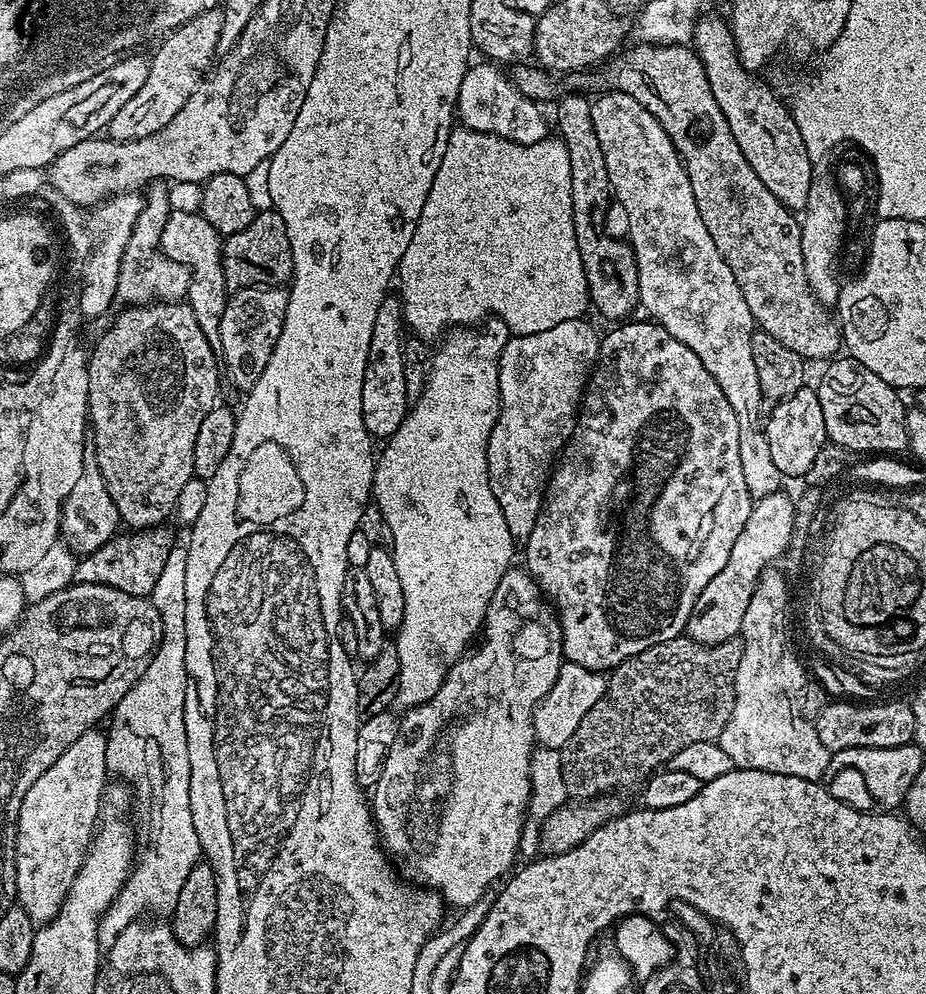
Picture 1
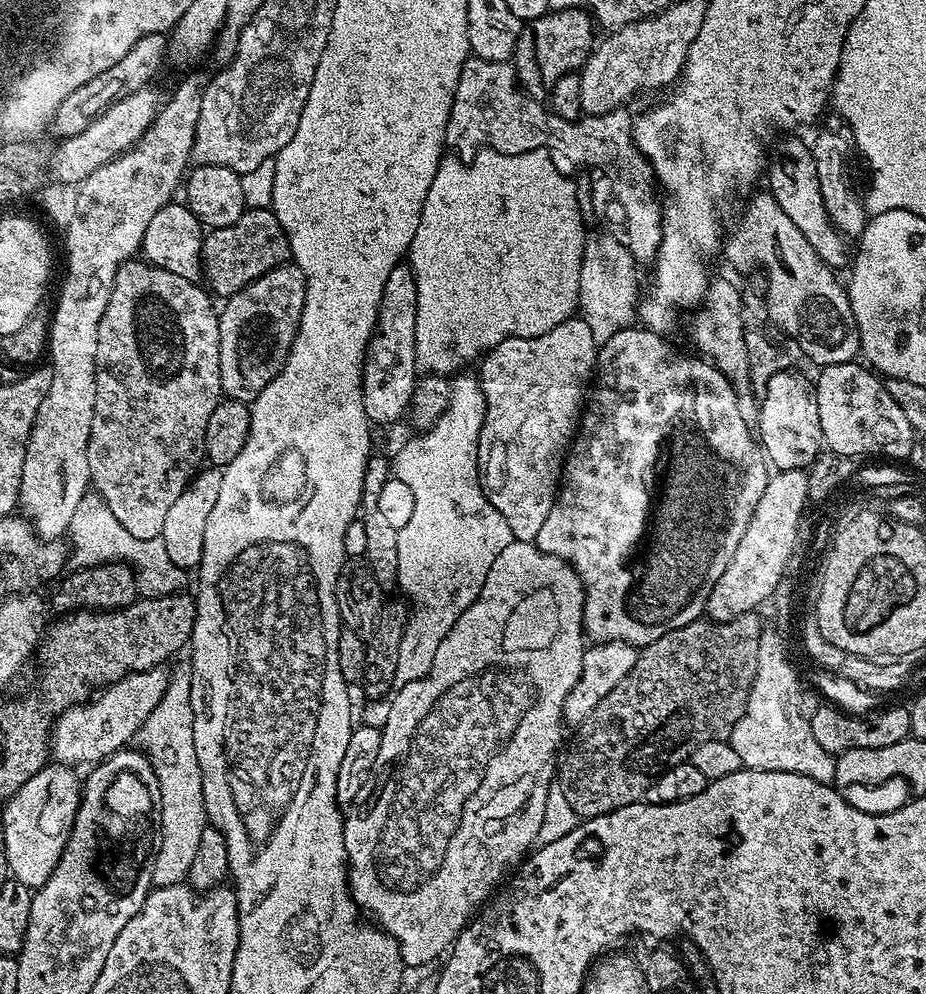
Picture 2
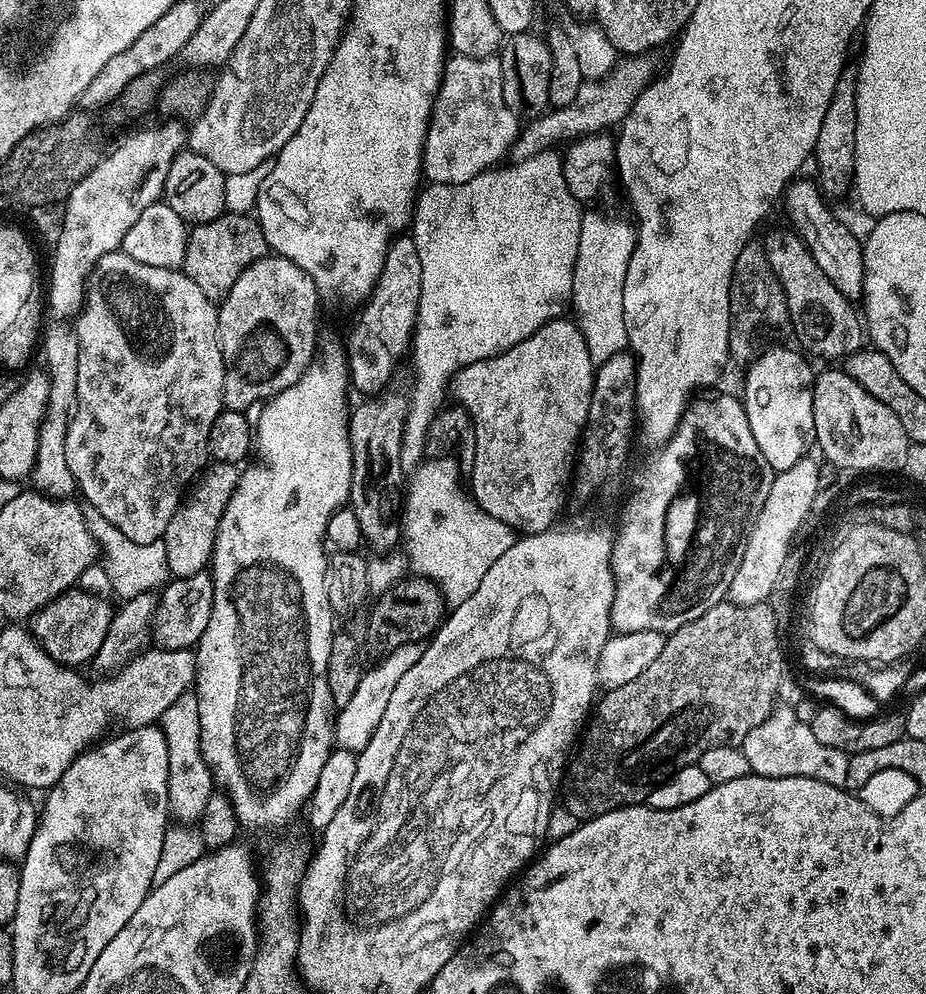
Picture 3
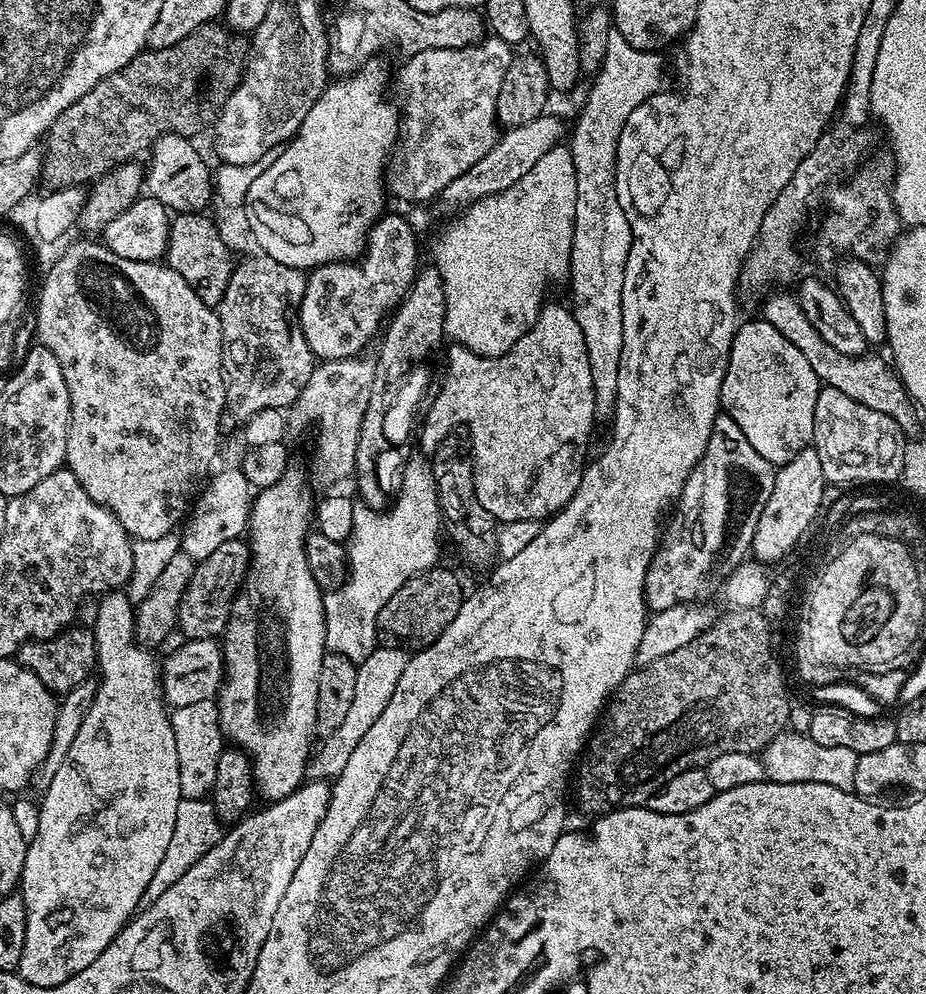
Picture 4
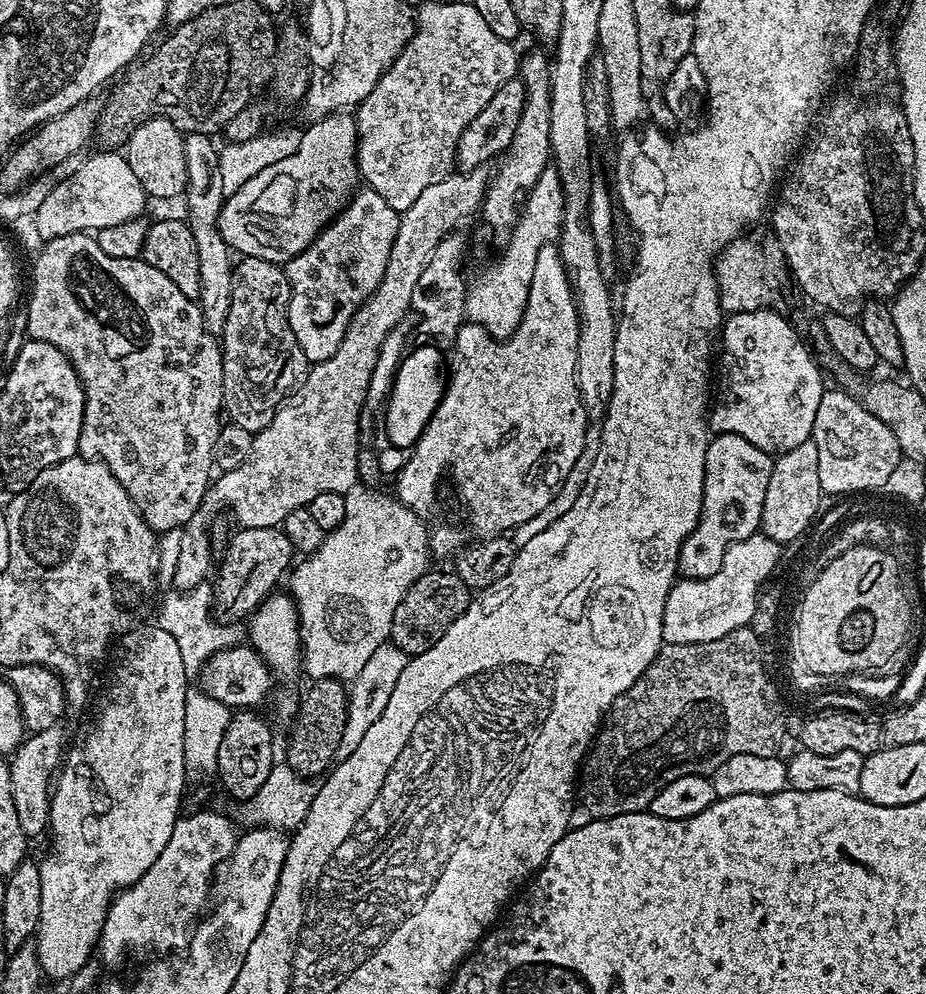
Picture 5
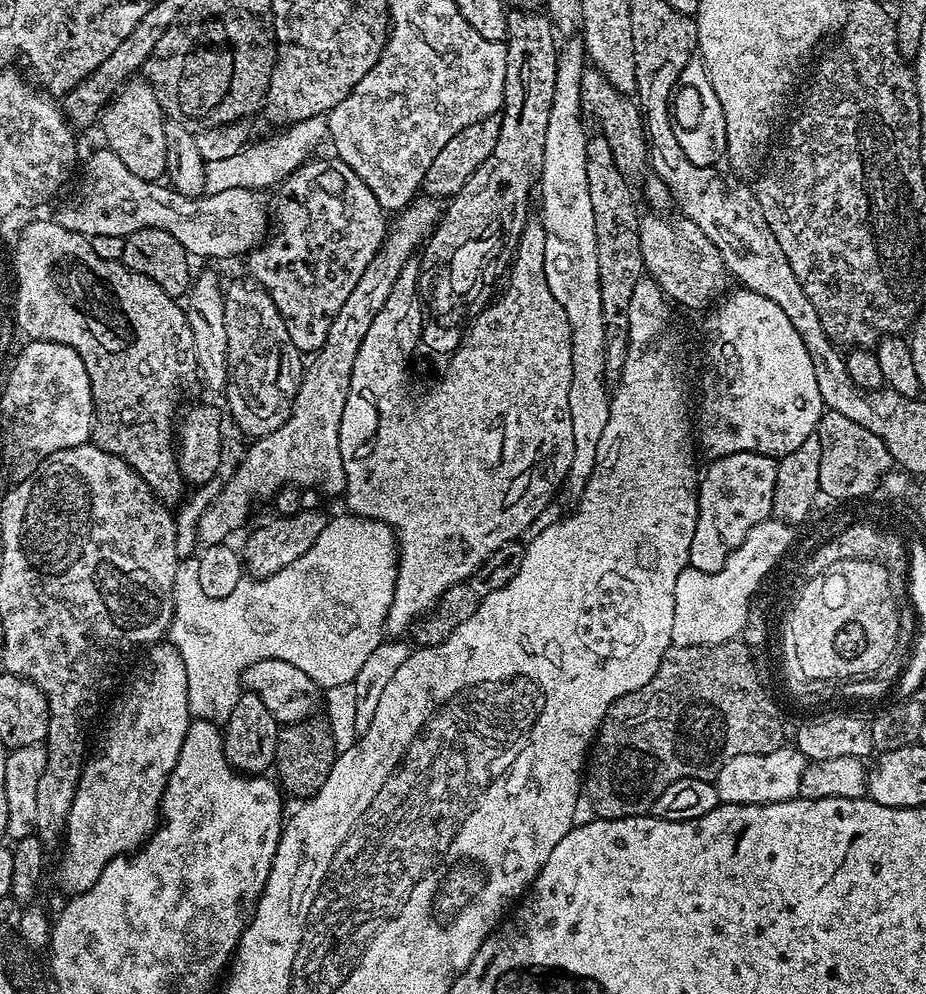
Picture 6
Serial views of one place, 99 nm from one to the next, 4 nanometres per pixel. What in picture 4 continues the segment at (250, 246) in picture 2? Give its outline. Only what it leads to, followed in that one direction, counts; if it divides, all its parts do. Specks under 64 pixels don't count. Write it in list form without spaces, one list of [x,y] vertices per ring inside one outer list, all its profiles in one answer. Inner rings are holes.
[[[181,212],[171,217],[168,226],[168,250],[166,263],[173,268],[206,302],[206,306],[219,309],[222,298],[226,294],[226,286],[232,277],[234,259],[222,233],[206,214],[199,212]]]

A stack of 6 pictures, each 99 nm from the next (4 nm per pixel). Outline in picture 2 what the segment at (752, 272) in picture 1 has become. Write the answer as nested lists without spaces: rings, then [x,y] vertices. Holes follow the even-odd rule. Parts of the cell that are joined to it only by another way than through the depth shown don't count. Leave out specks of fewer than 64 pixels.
[[[761,190],[761,192],[758,193],[757,196],[745,206],[744,213],[740,216],[740,225],[738,225],[737,228],[729,234],[729,236],[727,233],[726,239],[723,241],[722,256],[723,252],[725,258],[728,259],[729,262],[736,268],[752,268],[755,264],[757,264],[757,266],[764,271],[764,280],[768,283],[768,285],[764,288],[764,300],[768,303],[768,316],[773,320],[771,323],[775,325],[775,327],[779,329],[783,335],[790,337],[794,342],[798,342],[801,353],[803,353],[807,359],[809,356],[809,358],[816,363],[816,366],[823,366],[825,364],[850,364],[861,355],[860,335],[856,329],[856,319],[854,318],[852,307],[848,301],[847,287],[845,287],[841,281],[839,284],[839,282],[836,281],[837,273],[833,271],[833,269],[829,268],[828,265],[824,264],[822,262],[822,258],[818,258],[818,254],[814,254],[814,246],[810,246],[810,242],[806,242],[806,237],[802,235],[802,230],[798,230],[798,226],[794,226],[793,220],[791,220],[790,217],[783,212],[782,206],[778,206],[778,202],[774,202],[771,192]]]

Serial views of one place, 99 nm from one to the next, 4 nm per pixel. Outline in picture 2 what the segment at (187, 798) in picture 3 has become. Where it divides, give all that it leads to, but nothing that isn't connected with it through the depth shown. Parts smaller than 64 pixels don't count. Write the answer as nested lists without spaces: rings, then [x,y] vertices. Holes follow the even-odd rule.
[[[173,679],[164,691],[162,702],[154,706],[152,720],[172,720],[168,728],[160,732],[160,744],[146,748],[146,755],[152,762],[160,787],[160,818],[158,821],[158,856],[168,864],[190,865],[202,838],[202,830],[209,823],[208,811],[204,808],[202,774],[194,750],[192,727],[192,682],[191,679]]]

